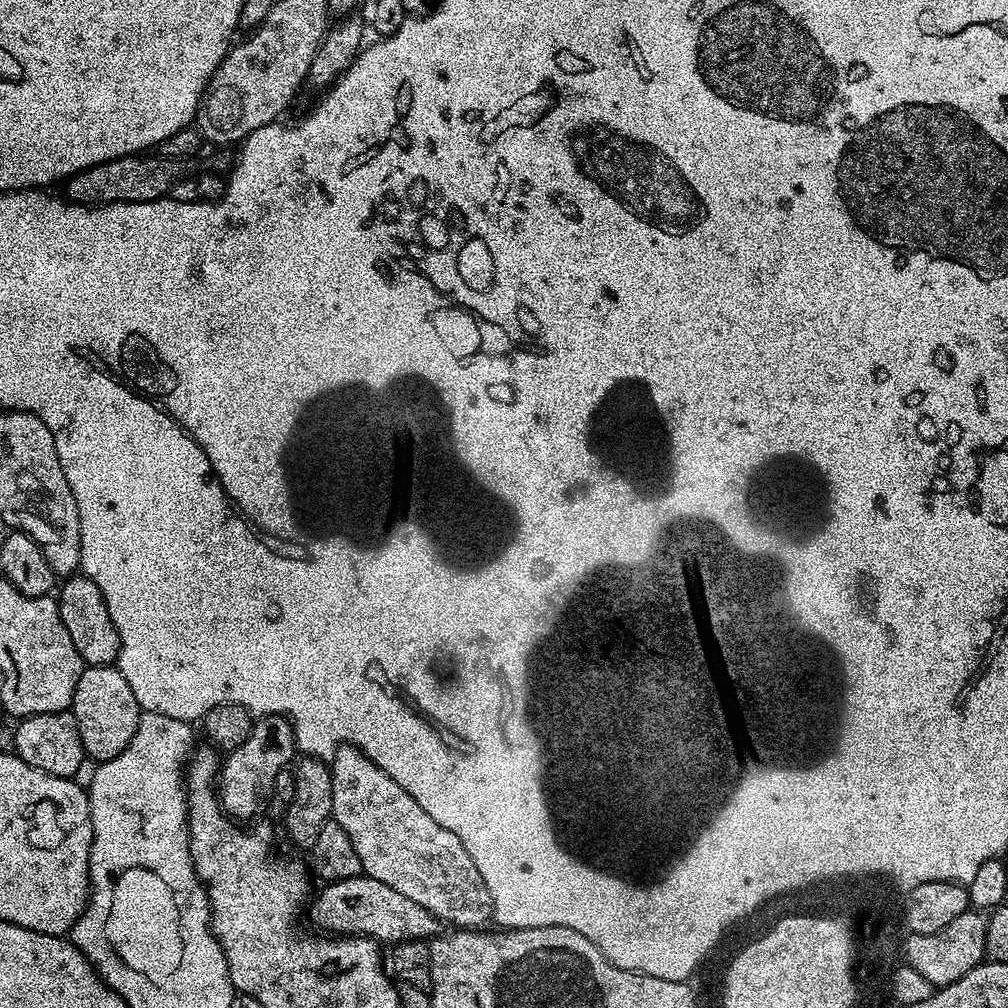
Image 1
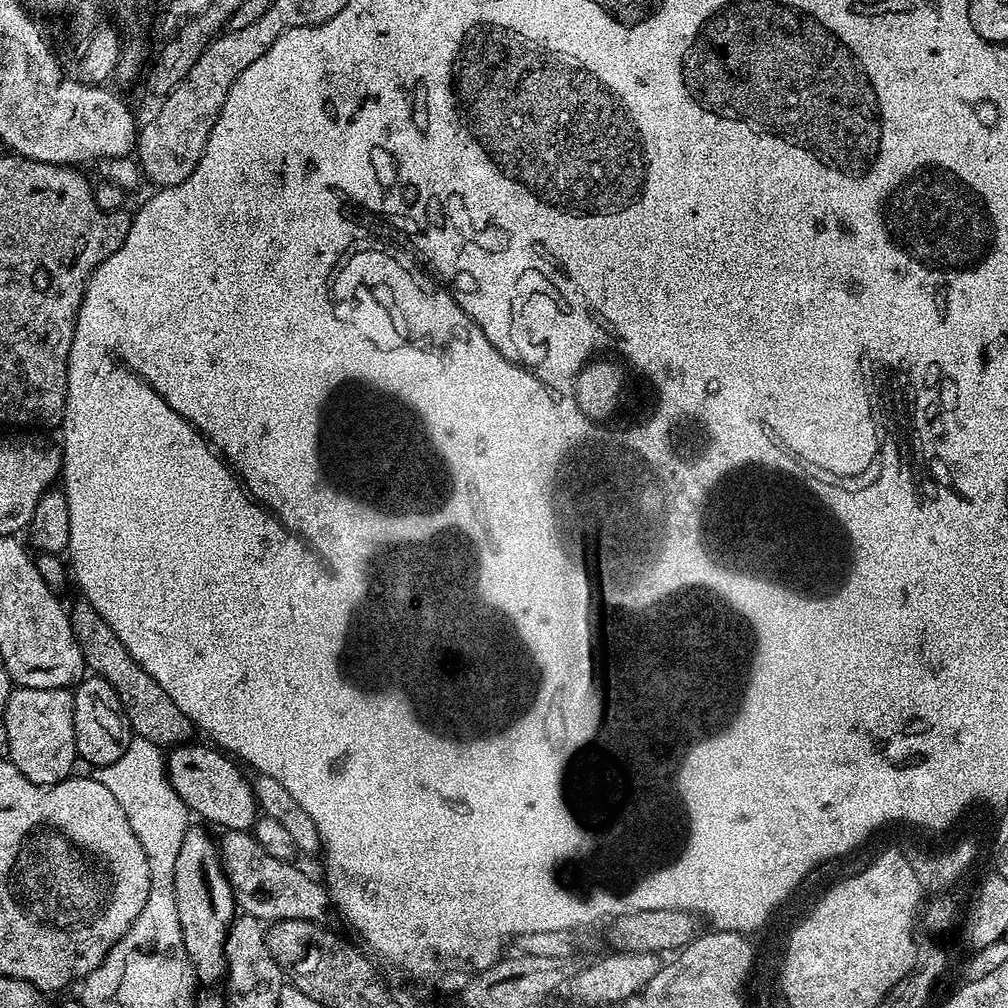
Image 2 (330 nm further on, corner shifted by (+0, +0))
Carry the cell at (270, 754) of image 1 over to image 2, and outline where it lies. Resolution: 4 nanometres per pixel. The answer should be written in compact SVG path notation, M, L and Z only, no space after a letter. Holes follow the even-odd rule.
M190 826L182 838L182 846L178 849L178 862L174 862L174 902L178 906L178 922L182 930L182 942L186 946L186 954L190 958L196 979L201 985L216 984L225 977L228 960L224 957L224 947L228 930L237 915L236 895L232 891L231 882L220 860L220 850L215 839L208 837L207 827Z

